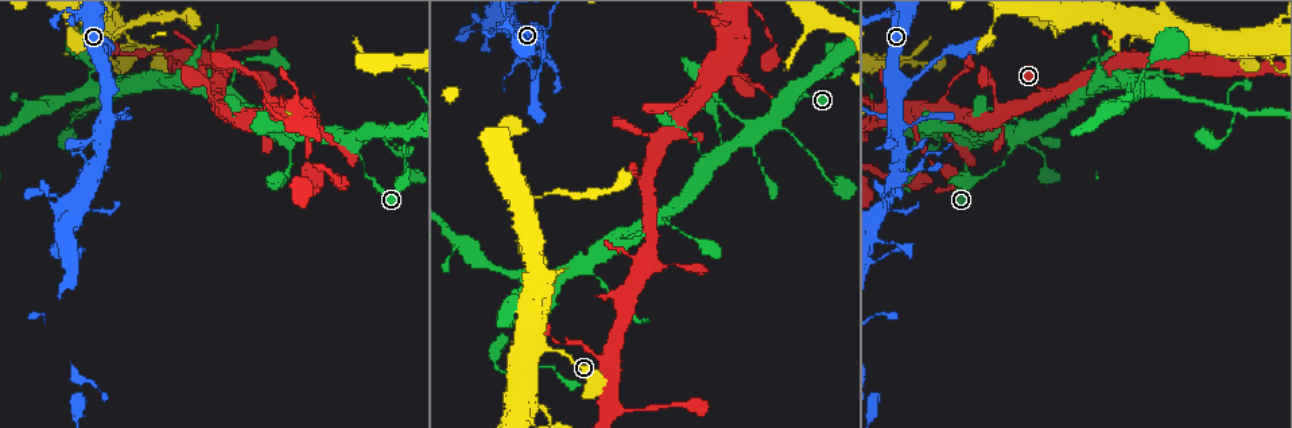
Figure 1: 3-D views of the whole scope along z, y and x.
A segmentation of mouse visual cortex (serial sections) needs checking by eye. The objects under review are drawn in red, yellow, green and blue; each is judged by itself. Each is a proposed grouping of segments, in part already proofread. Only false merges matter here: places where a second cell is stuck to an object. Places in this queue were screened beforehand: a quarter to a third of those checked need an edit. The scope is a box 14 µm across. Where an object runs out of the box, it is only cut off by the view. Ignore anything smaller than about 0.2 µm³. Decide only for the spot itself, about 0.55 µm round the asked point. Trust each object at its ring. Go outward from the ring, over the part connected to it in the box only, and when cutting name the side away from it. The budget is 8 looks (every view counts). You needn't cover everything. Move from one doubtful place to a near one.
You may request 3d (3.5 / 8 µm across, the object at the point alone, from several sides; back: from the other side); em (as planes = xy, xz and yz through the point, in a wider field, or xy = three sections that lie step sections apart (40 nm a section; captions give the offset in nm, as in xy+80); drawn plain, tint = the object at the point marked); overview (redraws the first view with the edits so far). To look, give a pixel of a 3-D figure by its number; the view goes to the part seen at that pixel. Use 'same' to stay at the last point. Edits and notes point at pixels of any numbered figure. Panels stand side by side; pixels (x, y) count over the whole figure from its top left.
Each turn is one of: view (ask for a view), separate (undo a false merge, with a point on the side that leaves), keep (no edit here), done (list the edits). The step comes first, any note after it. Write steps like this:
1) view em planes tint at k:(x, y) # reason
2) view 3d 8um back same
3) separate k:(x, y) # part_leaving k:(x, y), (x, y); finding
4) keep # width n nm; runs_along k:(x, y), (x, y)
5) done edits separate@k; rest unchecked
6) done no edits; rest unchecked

view 3d 3.5um at 1:(990, 143) # calibre changes

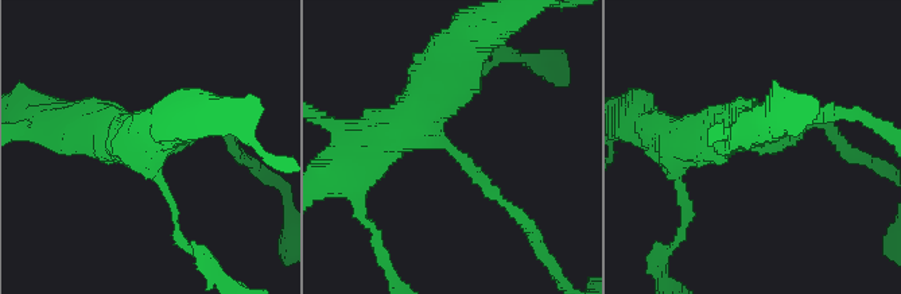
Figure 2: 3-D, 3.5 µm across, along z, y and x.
view em xy step 2 tint at 2:(452, 152) # arm_widths 150, 600 nm; need the tissue

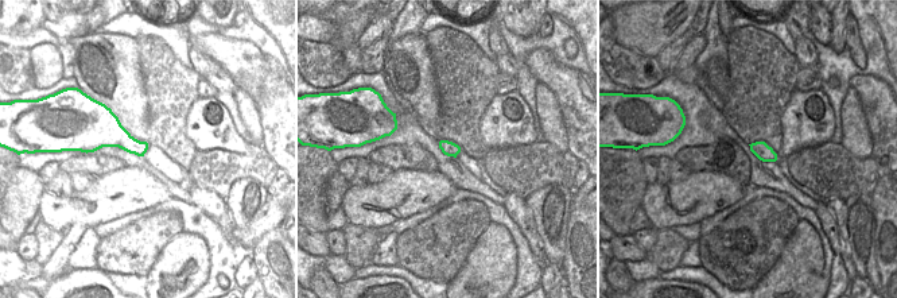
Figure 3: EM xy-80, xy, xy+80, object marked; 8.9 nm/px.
keep # runs_along 2:(434, 85), (414, 116), (513, 209); one cell here

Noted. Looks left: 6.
view 3d 3.5um back at 1:(1129, 82) # three-way junction

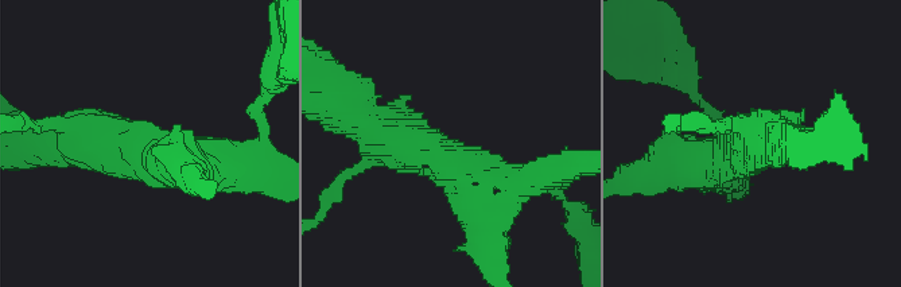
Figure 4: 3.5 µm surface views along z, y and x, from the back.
view em xy step 1 tint at 4:(453, 158) # arms 3; arm_widths 350, 400, 600 nm

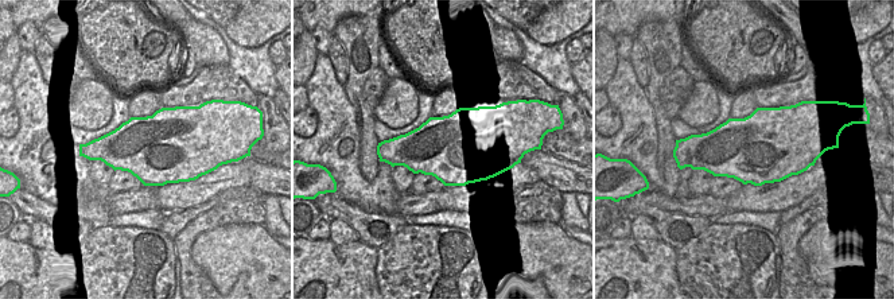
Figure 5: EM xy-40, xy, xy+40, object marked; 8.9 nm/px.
keep # runs_along 4:(372, 130), (516, 182), (538, 178); continuous, no second cell

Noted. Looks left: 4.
view 3d 3.5um at 1:(1058, 26) # calibre changes

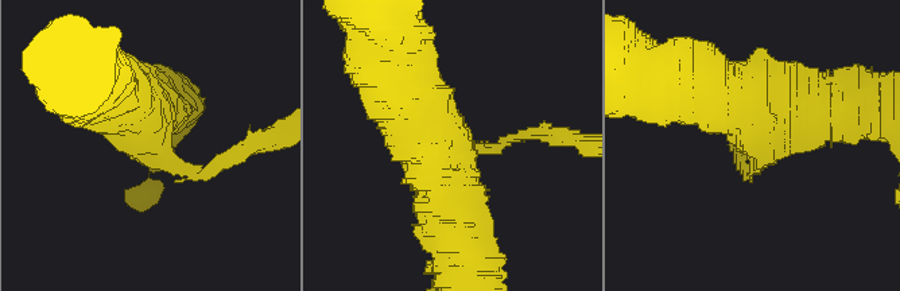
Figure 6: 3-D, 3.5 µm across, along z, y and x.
view em xy step 3 tint at 6:(758, 142) # shape alone is not enough

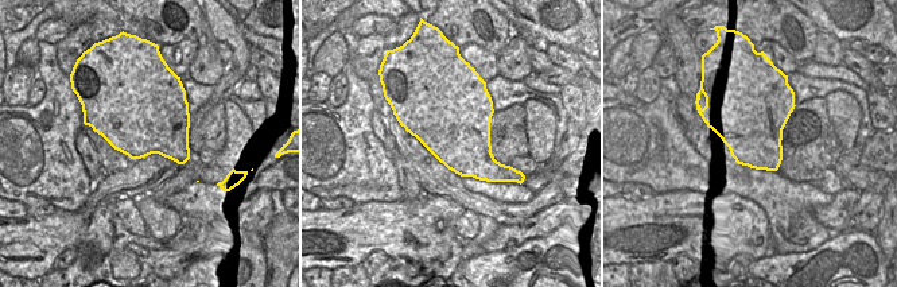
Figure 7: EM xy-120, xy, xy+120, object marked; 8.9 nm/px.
keep # width 750 nm; runs_along 6:(462, 248), (446, 162), (404, 97); all the same cell

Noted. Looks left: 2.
view 3d 8um back at 1:(108, 119) # abrupt turn

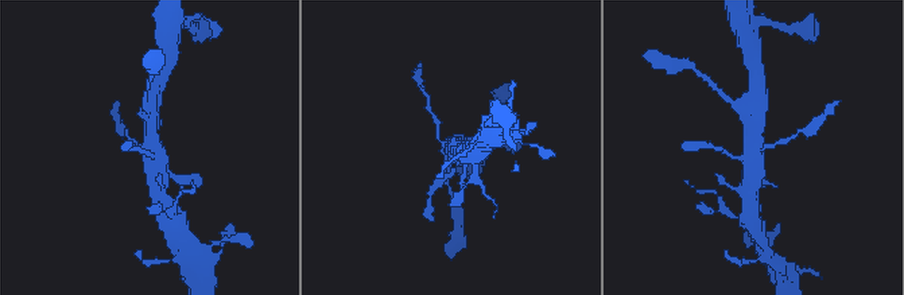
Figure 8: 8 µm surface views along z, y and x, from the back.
view 3d 3.5um at 8:(752, 152) # zoom in

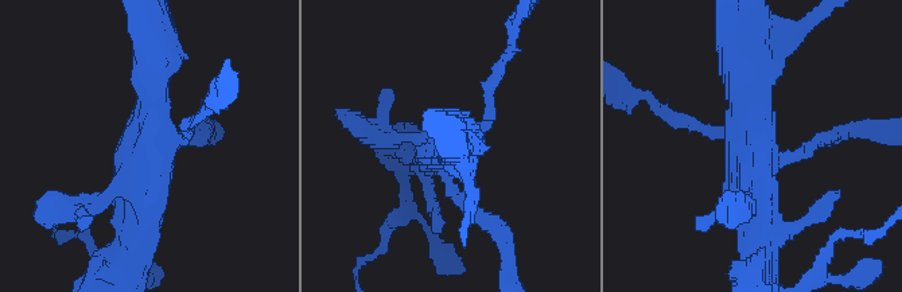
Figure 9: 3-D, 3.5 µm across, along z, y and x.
keep # runs_along 9:(154, 46), (154, 148), (137, 232); all the same cell

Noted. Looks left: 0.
done no edits; rest unchecked

